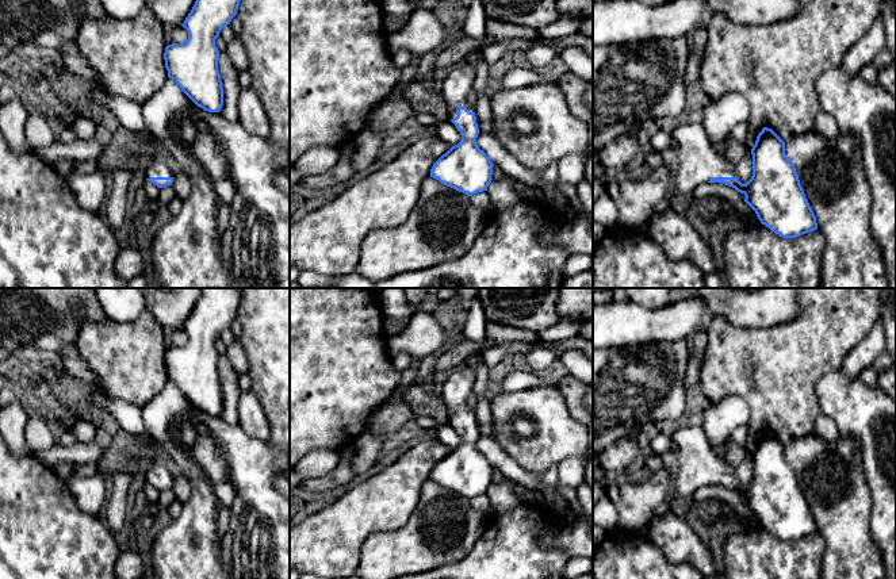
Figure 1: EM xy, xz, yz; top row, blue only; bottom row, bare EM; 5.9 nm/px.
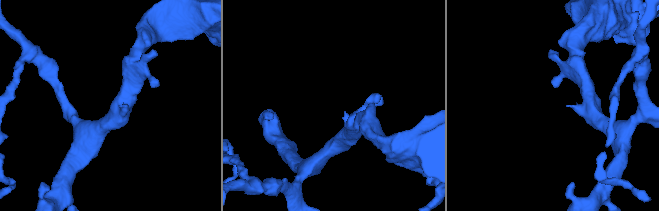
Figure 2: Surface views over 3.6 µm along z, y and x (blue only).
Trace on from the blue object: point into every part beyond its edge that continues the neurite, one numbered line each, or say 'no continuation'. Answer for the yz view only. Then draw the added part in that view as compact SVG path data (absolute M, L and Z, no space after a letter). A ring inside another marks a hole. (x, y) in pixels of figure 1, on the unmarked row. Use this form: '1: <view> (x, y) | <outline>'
1: yz (699, 464) | M682 425L673 434L673 441L679 452L679 469L673 479L675 492L669 492L669 496L654 510L651 521L671 513L675 499L693 496L698 488L711 482L736 480L734 469L709 446L700 425ZM648 526L635 533L647 536Z

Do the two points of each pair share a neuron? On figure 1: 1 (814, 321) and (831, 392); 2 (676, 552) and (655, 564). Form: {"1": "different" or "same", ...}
{"1": "different", "2": "different"}

